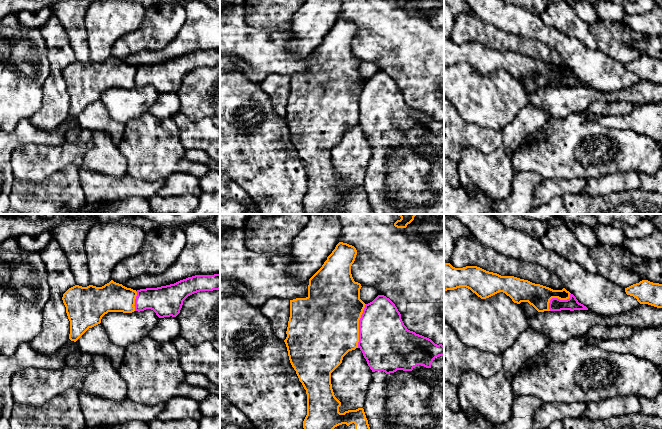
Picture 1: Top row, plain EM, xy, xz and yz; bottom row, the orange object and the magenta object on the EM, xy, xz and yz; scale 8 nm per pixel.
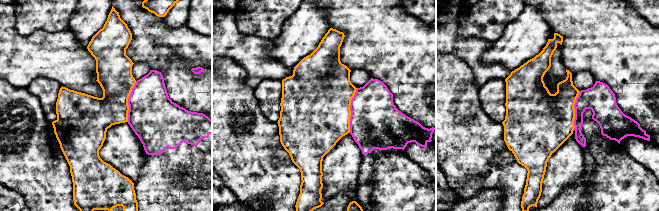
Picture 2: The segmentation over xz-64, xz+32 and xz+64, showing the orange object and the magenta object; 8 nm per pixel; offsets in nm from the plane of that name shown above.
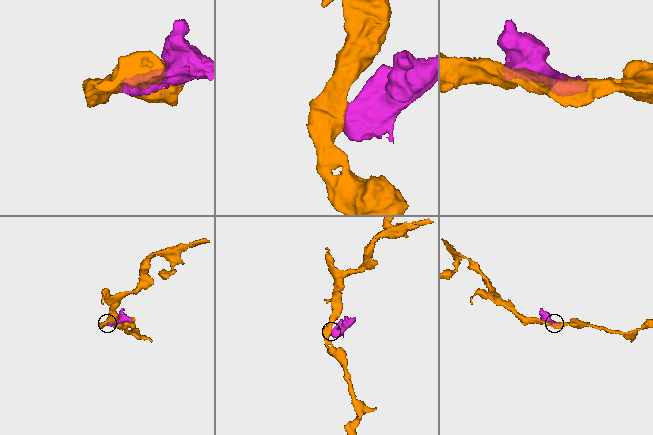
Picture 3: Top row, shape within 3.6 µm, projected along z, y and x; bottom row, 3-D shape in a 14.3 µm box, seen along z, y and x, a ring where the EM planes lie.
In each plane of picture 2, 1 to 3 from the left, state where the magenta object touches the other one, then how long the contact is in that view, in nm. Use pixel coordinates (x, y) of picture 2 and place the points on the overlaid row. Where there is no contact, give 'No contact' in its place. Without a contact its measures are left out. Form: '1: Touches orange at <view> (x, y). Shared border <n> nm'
1: Touches orange at xz-64 (127, 101). Shared border 340 nm
2: Touches orange at xz+32 (350, 110). Shared border 360 nm
3: Touches orange at xz+64 (574, 110). Shared border 320 nm

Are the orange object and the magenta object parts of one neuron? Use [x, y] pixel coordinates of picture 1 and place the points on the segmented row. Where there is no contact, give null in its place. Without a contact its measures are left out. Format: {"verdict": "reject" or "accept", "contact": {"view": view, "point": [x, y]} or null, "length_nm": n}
{"verdict": "reject", "contact": {"view": "xz", "point": [358, 326]}, "length_nm": 360}

